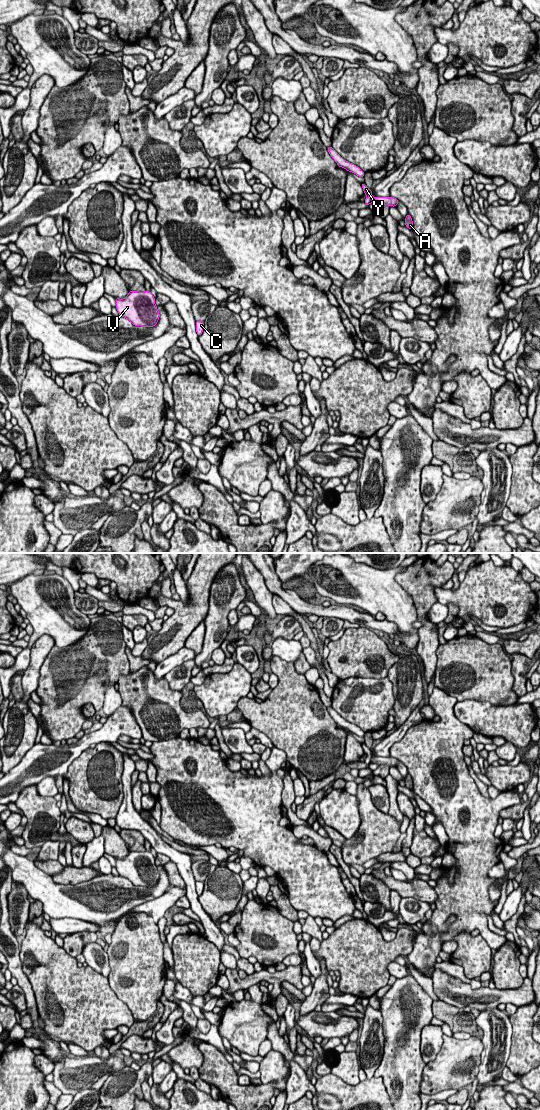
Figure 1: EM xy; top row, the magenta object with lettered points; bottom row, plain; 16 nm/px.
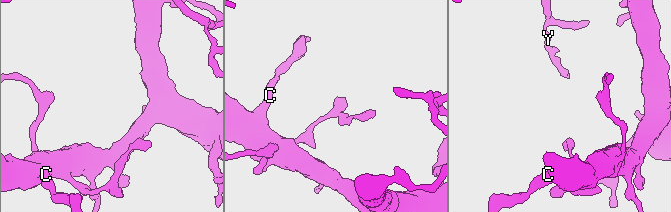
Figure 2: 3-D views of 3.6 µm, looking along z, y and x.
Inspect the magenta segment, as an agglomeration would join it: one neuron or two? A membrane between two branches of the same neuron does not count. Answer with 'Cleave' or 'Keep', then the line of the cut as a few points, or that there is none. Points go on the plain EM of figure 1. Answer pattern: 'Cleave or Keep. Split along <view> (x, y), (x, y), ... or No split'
Cleave. Split along xy (372, 757), (370, 762)

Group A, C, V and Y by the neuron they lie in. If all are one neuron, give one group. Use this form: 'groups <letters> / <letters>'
groups A / C V Y

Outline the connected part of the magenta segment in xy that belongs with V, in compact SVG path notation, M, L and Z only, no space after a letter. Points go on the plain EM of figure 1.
M129 851L124 859L115 858L119 876L135 886L154 887L160 877L155 858L149 851Z

